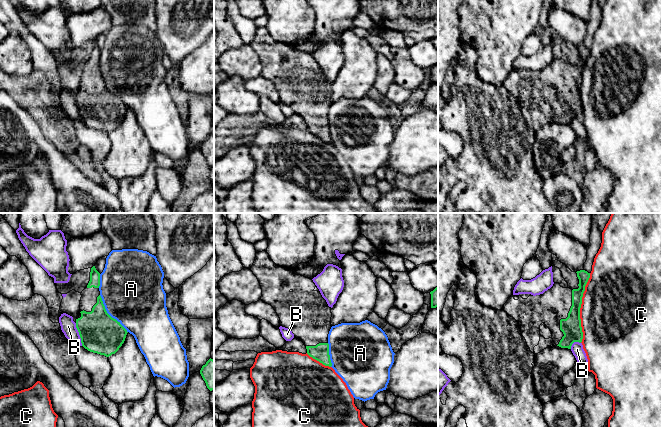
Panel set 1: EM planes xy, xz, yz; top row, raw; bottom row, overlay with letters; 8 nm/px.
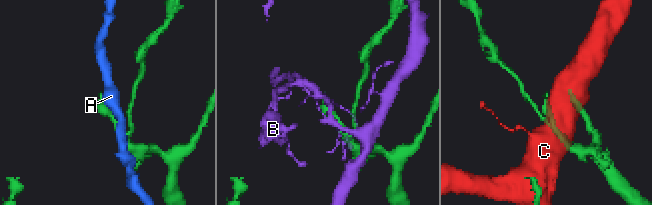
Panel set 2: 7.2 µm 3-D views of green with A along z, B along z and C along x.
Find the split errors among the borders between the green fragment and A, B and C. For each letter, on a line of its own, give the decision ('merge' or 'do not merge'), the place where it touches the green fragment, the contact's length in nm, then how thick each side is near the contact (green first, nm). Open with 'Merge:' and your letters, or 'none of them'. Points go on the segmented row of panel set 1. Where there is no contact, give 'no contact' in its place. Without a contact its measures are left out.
Merge: none of them
A: do not merge; contact xy (108, 314); length 380 nm; calibres 320 and 480 nm
B: do not merge; contact xy (79, 334); length 190 nm; calibres 320 and 120 nm
C: do not merge; contact yz (580, 307); length 550 nm; calibres 160 and 500 nm

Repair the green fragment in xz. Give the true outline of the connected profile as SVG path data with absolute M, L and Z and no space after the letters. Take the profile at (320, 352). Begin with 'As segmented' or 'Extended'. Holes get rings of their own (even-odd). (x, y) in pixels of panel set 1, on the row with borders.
Extended. M266 251L256 253L250 270L260 283L261 300L274 308L280 318L280 326L291 330L294 338L304 343L310 357L331 367L328 344L328 334L332 327L331 307L328 306L321 293L314 290L316 285L313 280L276 265Z

